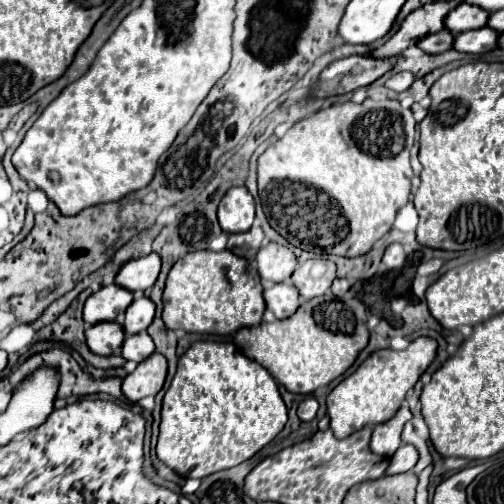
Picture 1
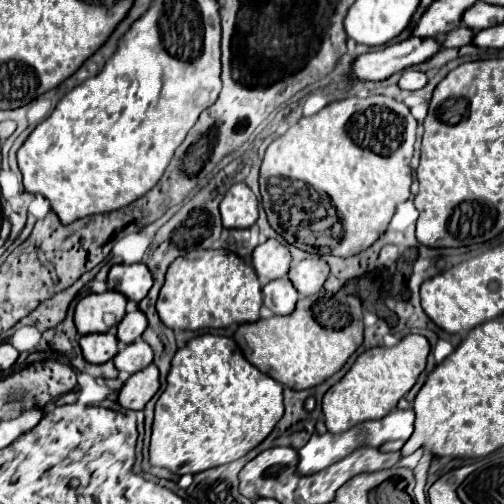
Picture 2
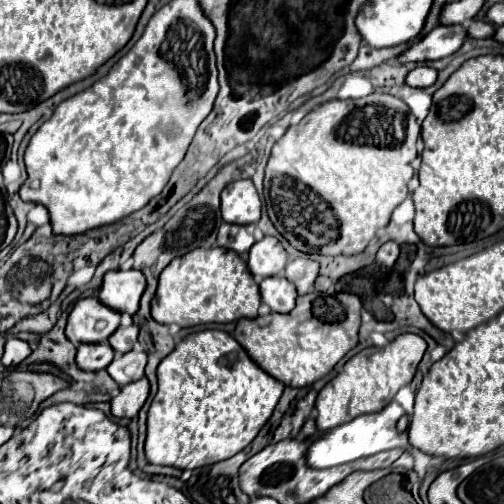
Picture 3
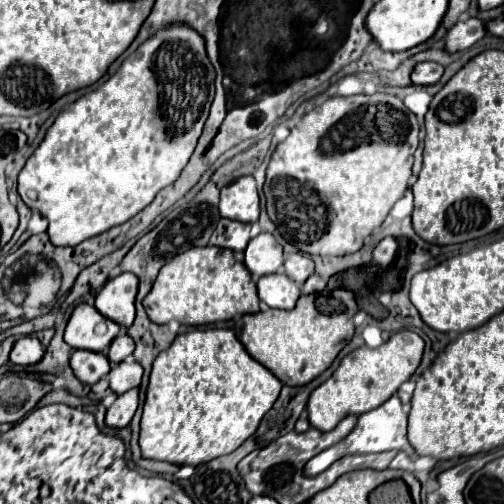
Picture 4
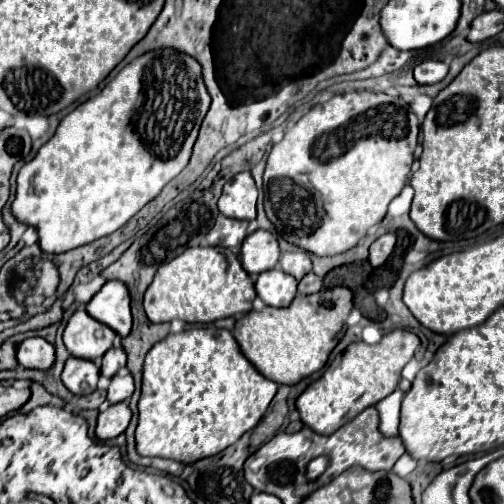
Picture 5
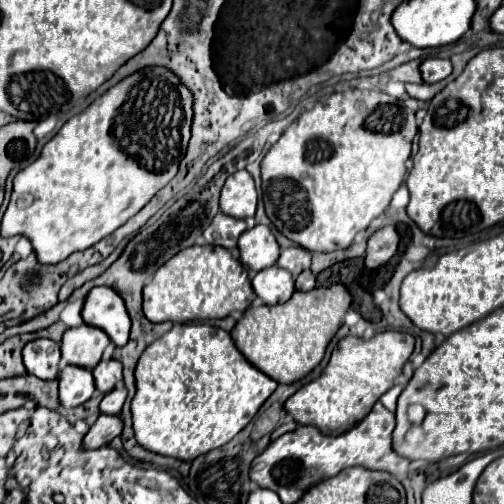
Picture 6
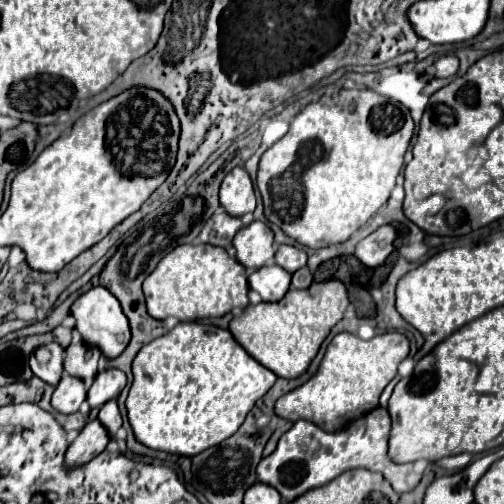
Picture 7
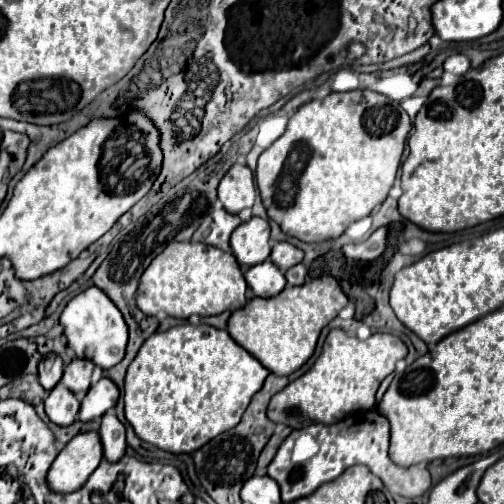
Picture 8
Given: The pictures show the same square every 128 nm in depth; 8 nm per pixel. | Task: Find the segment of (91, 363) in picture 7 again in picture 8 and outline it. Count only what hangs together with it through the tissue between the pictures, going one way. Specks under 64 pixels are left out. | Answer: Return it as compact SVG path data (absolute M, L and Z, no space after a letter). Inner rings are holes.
M72 360L64 368L64 376L60 382L76 396L84 396L92 384L90 382L92 370L94 370L94 364L88 364L88 360Z

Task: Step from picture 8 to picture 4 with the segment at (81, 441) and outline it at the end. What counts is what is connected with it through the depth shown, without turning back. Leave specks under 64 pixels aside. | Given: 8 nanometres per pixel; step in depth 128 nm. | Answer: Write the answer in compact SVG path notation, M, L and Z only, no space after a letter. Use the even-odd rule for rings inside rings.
M136 388L136 392L124 392L124 396L118 396L114 400L114 404L106 410L106 418L104 418L106 426L116 428L116 430L126 428L134 416L136 408L138 408L138 388Z

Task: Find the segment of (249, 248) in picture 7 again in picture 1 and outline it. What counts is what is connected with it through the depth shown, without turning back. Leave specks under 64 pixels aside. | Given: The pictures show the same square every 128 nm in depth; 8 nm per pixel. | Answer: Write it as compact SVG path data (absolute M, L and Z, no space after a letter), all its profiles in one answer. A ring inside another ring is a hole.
M270 242L268 246L260 248L256 256L256 264L258 264L258 274L262 278L262 284L270 286L270 284L290 280L296 266L296 256L286 246Z

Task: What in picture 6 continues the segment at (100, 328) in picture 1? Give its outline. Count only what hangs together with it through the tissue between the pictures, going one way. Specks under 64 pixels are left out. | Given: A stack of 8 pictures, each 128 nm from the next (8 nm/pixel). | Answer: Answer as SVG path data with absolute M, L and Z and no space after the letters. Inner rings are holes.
M64 366L58 376L58 382L60 382L60 404L64 408L76 408L90 400L94 394L92 372L84 372L84 368Z

